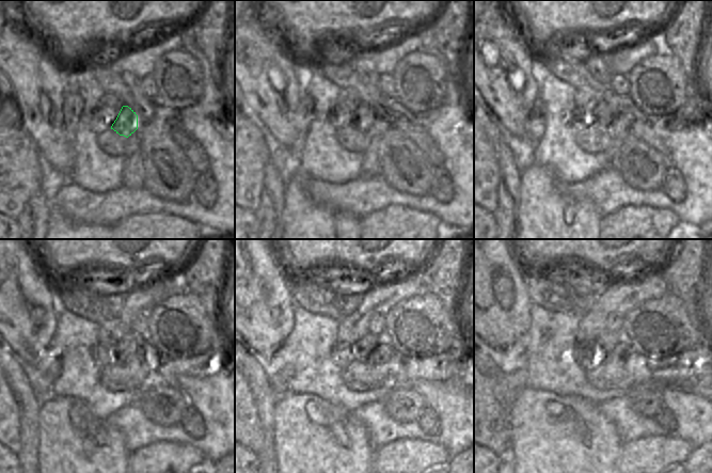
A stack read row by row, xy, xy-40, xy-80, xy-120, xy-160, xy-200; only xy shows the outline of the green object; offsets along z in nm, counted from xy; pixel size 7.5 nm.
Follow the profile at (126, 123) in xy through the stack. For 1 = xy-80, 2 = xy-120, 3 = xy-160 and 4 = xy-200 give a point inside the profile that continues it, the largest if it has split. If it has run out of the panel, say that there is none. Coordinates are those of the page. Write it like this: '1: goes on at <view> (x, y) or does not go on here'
1: goes on at xy-80 (602, 113)
2: goes on at xy-120 (124, 350)
3: goes on at xy-160 (362, 349)
4: goes on at xy-200 (606, 341)

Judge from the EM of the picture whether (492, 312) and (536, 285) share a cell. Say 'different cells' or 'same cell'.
different cells

